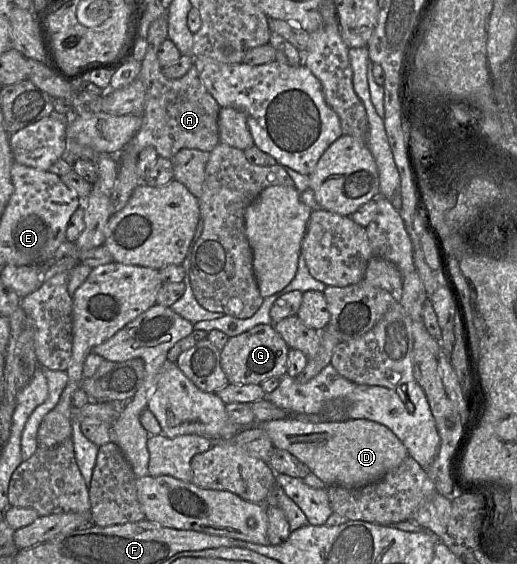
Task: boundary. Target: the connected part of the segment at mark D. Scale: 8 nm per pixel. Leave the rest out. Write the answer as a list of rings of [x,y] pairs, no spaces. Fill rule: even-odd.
[[[287,418],[256,426],[265,430],[275,448],[290,452],[327,486],[367,486],[380,480],[409,456],[404,444],[389,428],[367,419],[310,422]]]

